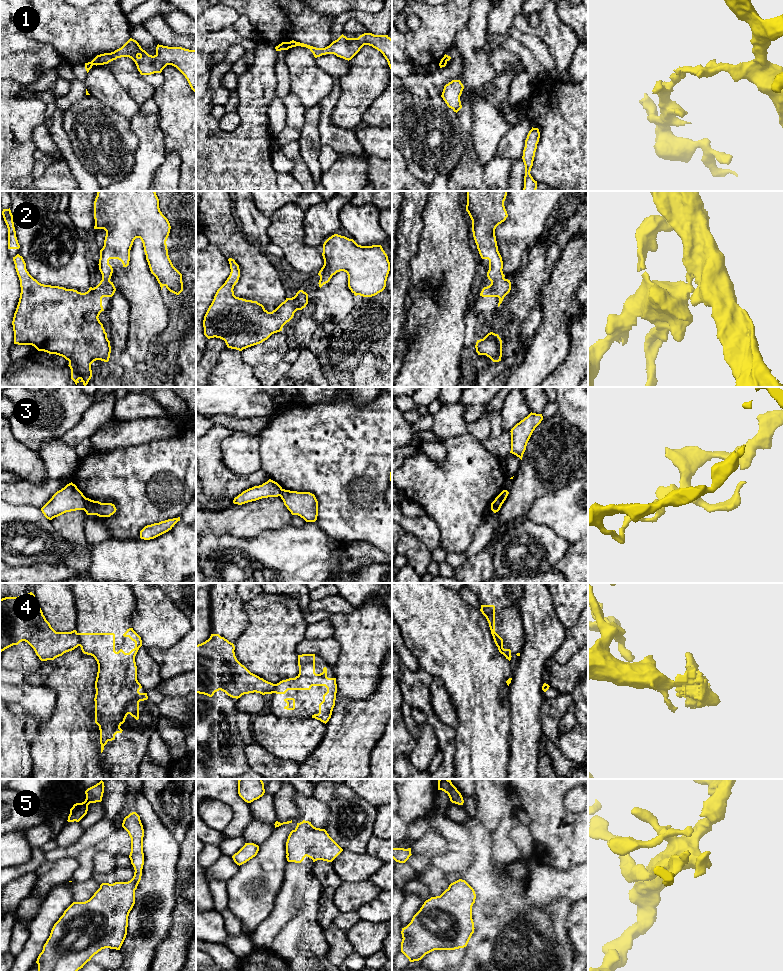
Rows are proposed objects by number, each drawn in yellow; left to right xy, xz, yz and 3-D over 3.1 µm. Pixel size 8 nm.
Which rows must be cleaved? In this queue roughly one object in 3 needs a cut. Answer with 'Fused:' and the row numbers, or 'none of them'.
Fused: 1, 3, 4

